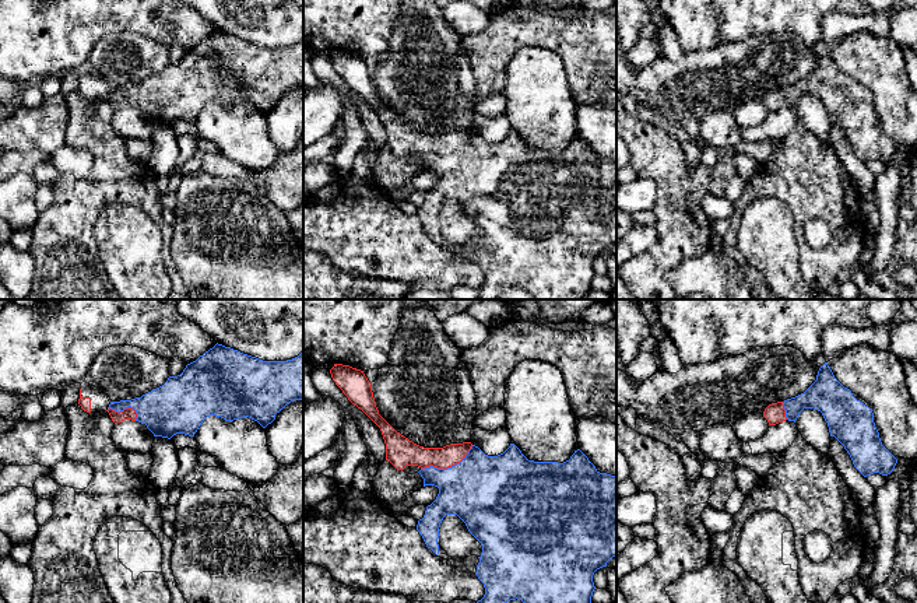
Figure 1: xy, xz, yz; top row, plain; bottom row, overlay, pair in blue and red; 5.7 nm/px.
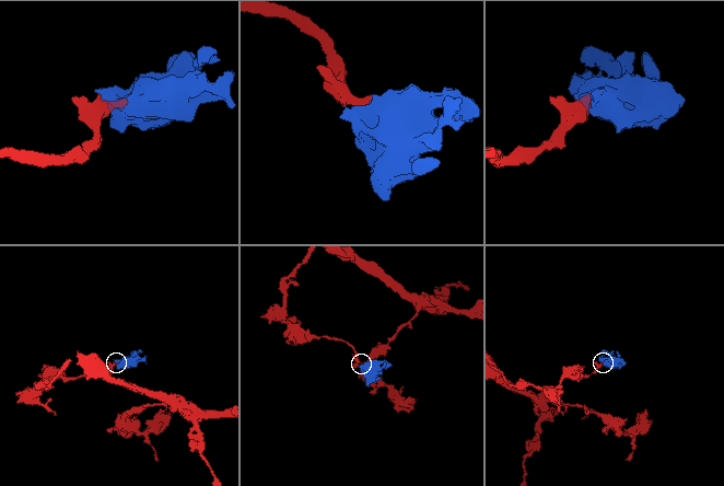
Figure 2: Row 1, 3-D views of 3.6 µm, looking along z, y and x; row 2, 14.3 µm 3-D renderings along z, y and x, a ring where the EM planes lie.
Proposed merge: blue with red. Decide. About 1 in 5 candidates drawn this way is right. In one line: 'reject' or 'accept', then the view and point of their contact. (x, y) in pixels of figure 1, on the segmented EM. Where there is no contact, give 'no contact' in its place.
accept | xz (448, 467)

